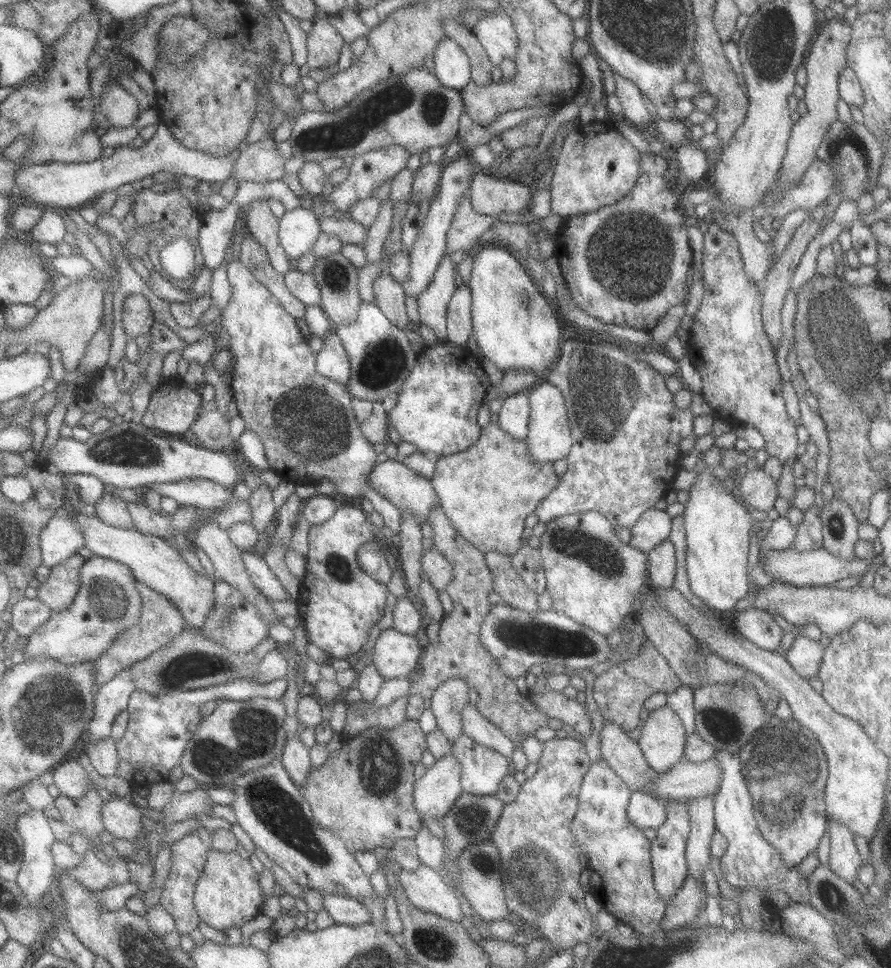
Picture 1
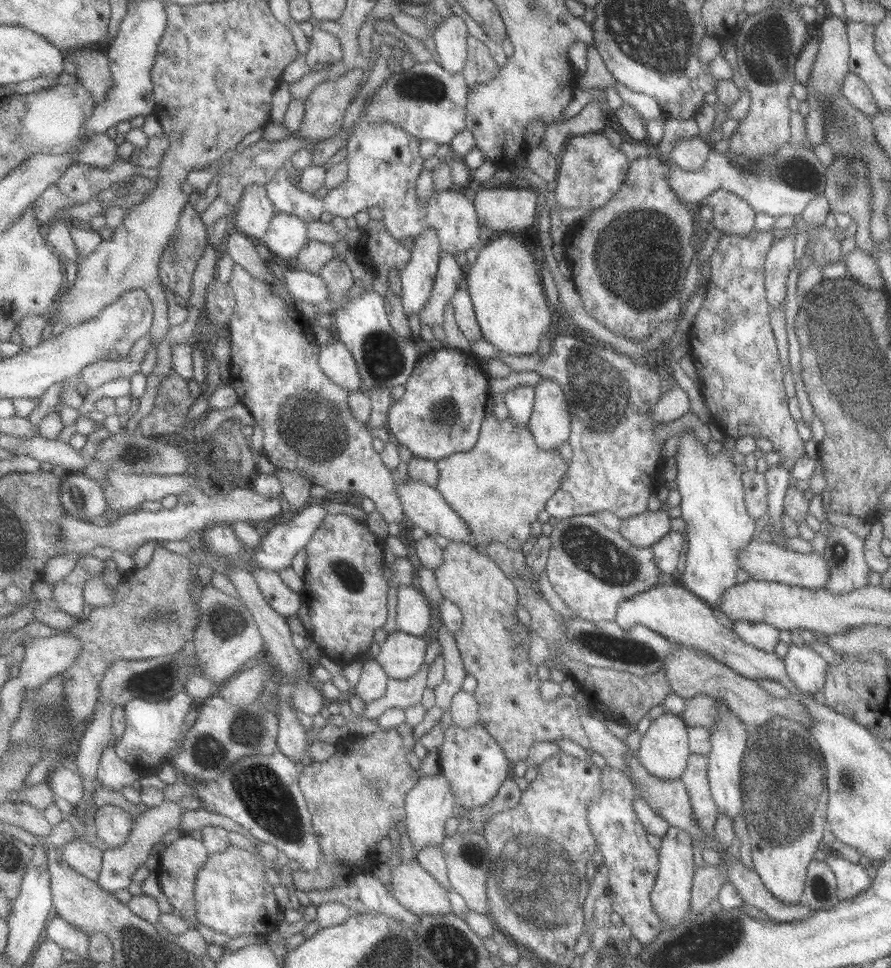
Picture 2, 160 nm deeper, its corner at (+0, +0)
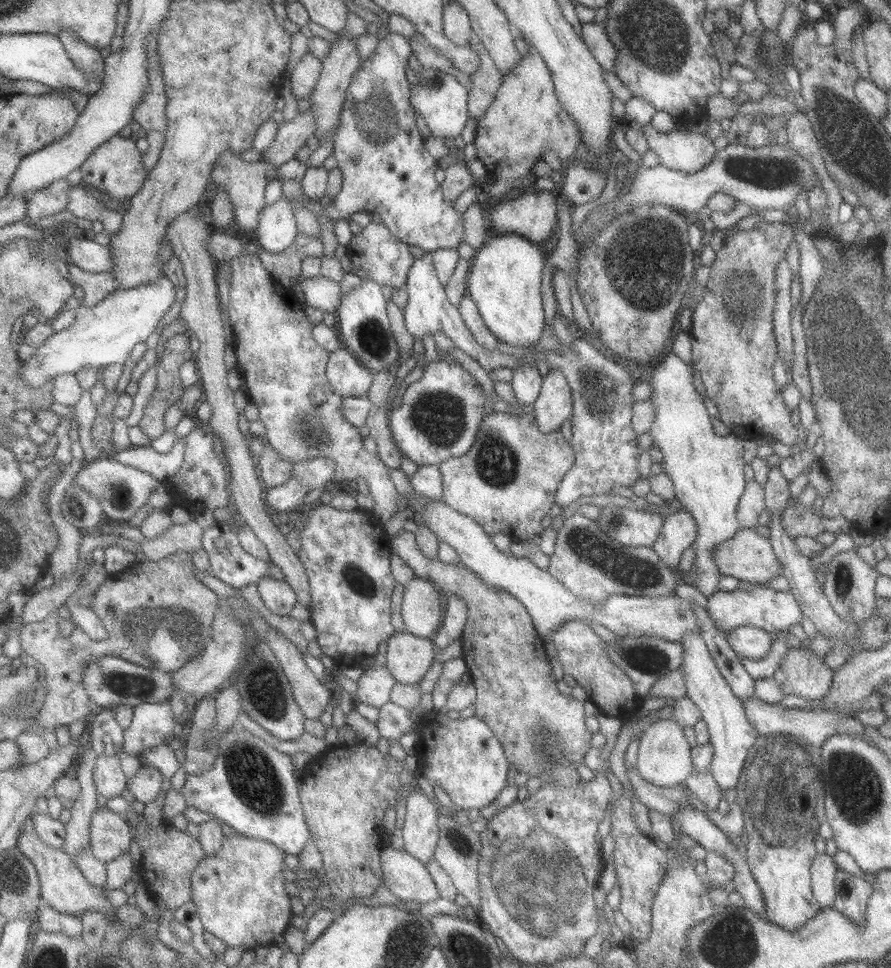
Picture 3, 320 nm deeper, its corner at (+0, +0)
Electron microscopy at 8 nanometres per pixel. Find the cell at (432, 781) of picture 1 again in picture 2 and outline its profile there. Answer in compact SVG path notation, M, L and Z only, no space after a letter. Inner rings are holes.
M440 771L440 776L433 774L421 777L415 788L410 790L406 798L406 819L404 824L408 837L413 843L417 854L428 846L438 846L442 844L448 836L448 830L445 830L445 824L453 817L453 808L455 803L455 793L451 789L446 776Z

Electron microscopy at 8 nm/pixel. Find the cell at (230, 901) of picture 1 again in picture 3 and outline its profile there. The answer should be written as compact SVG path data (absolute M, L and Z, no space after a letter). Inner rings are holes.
M235 833L227 836L222 842L220 851L215 856L206 856L196 868L192 879L192 902L197 908L205 931L214 934L223 941L228 948L240 946L253 950L258 947L272 947L275 938L291 927L293 908L291 896L285 888L283 864L287 853L275 844L264 840L242 837Z

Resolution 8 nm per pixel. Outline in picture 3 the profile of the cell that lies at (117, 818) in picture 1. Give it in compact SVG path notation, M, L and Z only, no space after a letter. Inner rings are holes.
M105 806L92 816L90 837L93 854L104 863L127 855L134 841L128 819Z

